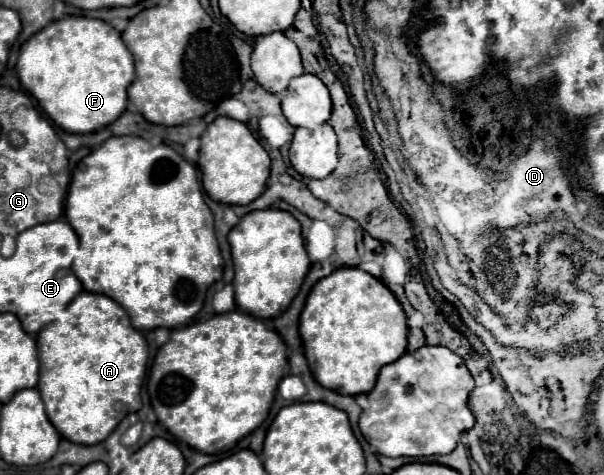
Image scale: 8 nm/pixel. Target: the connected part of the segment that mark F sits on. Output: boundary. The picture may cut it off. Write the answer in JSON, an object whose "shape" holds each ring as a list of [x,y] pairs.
{"shape":[[[66,17],[38,31],[20,49],[16,63],[18,79],[38,101],[42,111],[68,133],[92,133],[116,121],[126,109],[126,89],[134,81],[134,59],[120,39],[120,33],[106,21],[86,17]]]}

